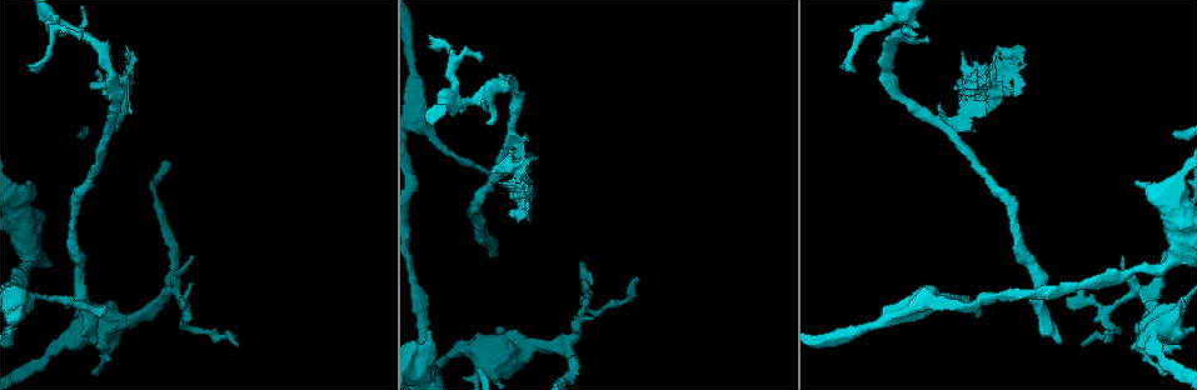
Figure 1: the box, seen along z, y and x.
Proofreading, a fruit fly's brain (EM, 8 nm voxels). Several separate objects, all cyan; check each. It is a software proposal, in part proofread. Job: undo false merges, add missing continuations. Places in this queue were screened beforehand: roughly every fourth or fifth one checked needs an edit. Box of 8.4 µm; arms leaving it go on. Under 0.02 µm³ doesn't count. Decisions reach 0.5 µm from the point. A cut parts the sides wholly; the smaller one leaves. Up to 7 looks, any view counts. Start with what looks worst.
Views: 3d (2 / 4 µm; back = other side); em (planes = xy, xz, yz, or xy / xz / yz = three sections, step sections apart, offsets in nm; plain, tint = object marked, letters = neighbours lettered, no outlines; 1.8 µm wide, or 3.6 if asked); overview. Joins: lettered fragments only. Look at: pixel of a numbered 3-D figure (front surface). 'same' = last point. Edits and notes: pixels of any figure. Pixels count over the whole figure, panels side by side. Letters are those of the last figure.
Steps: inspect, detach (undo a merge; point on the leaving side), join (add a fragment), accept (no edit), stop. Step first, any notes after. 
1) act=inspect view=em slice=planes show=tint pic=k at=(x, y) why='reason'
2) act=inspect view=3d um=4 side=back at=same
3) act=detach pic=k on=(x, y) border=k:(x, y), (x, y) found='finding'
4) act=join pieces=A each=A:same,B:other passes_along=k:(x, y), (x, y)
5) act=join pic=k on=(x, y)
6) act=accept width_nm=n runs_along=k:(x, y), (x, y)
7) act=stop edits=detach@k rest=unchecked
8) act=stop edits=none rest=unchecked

act=inspect view=3d um=4 pic=1 at=(91, 342) why='end of a long branch'

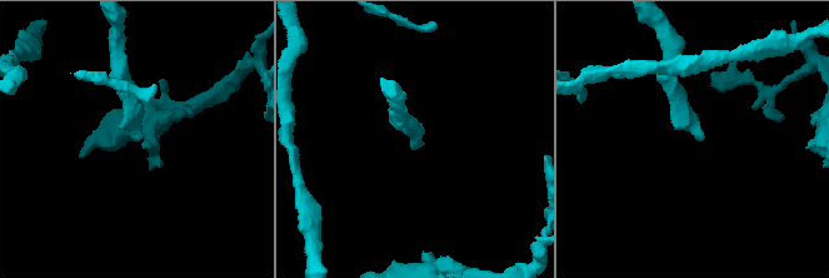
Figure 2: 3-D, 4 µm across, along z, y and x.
act=inspect view=em slice=yz step=16 show=tint pic=2 at=(137, 137)

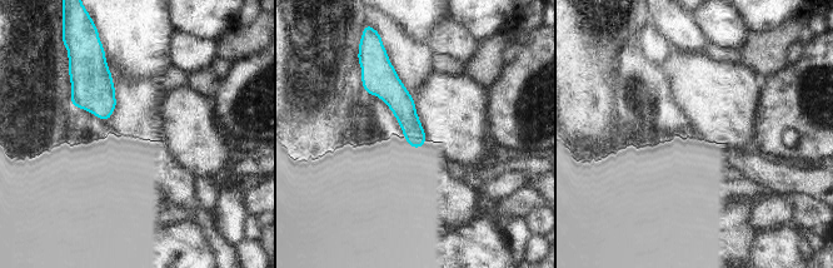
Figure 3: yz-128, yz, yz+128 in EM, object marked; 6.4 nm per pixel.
act=inspect view=em slice=xy step=16 show=letters at=same why='cut it another way'

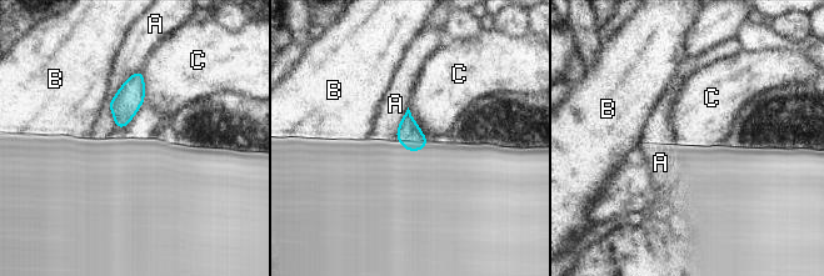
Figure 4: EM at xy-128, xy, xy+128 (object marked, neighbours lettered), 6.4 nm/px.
act=accept each=A:other,B:other,C:other border=4:(408, 108), (428, 142) found='none of them fits'

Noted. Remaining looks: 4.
act=inspect view=3d um=4 pic=1 at=(185, 313) why='abrupt turn'

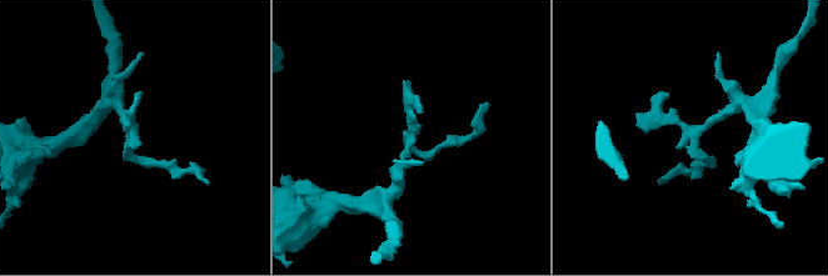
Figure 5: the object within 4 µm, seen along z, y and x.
act=inspect view=em slice=xz step=16 show=tint pic=5 at=(130, 133) why='shape alone is not enough'

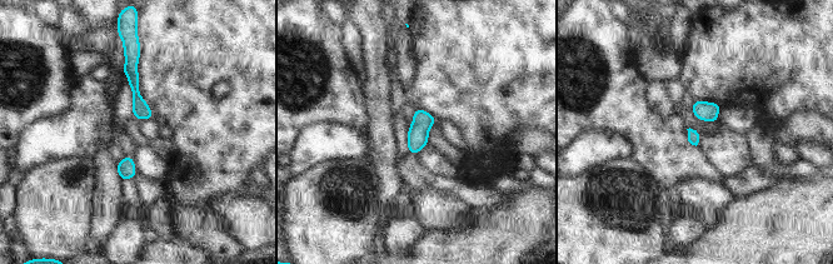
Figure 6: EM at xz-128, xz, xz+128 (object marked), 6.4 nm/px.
act=inspect view=em slice=planes show=letters at=same why='cut it another way'

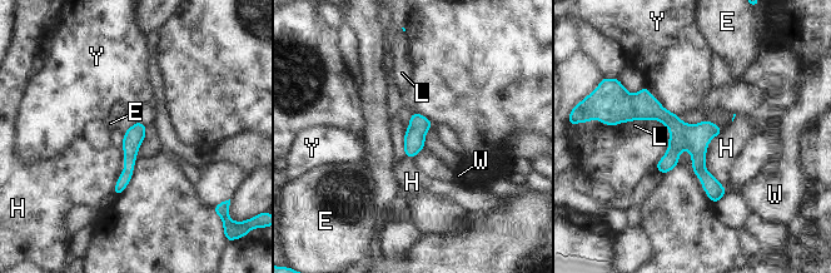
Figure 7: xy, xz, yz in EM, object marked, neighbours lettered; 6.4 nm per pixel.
act=accept each=E:other,H:other,L:other,W:other,Y:other border=7:(710, 173), (725, 187) found='continuous, no second cell'

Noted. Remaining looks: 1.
act=inspect view=em slice=planes show=letters pic=1 at=(27, 65)

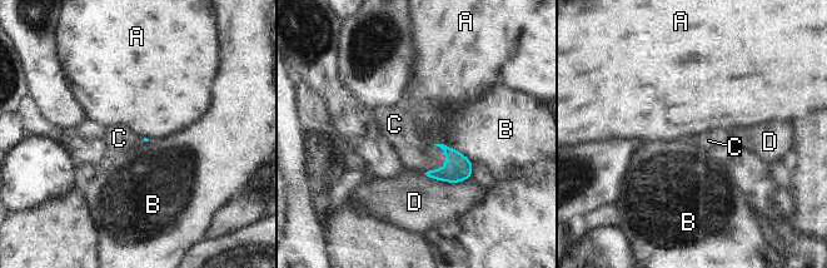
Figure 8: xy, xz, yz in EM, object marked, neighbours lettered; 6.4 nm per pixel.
act=join pieces=C each=A:other,B:other,C:same,D:other passes_along=8:(457, 168), (444, 165), (414, 155) found='the cell continues'

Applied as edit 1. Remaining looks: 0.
act=stop edits=join@8 rest=unchecked

